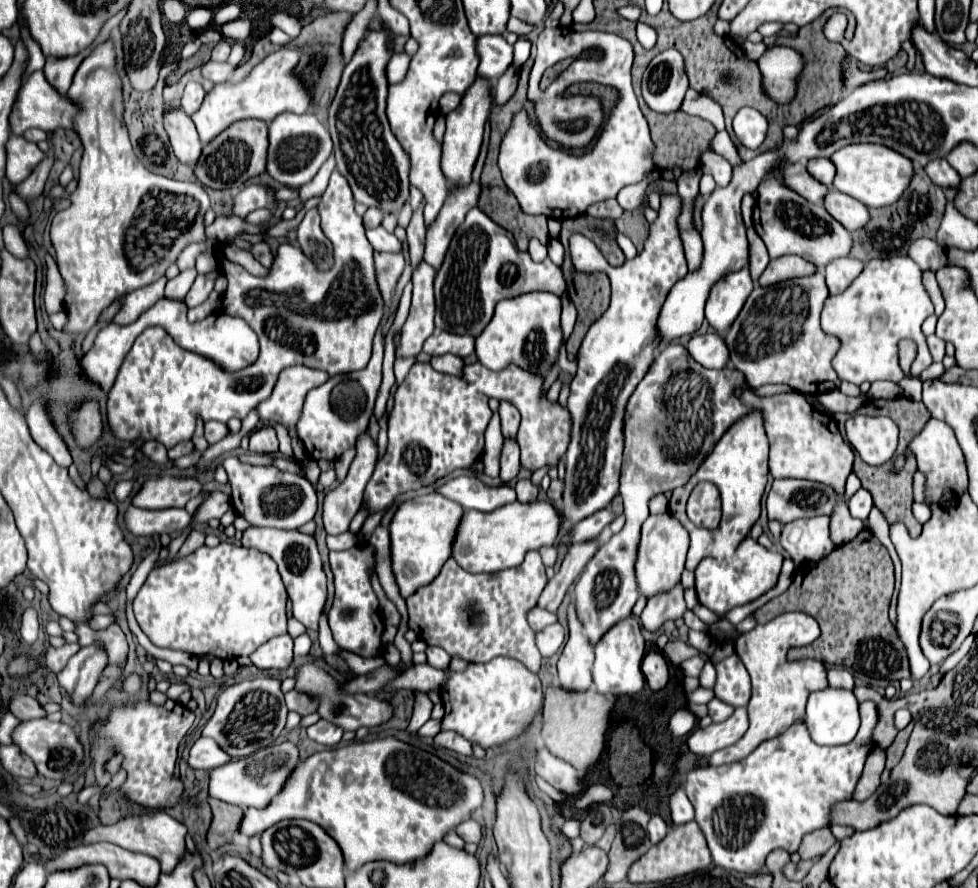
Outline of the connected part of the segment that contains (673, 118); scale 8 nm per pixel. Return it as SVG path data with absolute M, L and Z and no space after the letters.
M646 104L640 106L642 114L648 120L650 126L650 134L652 134L652 142L654 142L654 164L658 164L660 168L672 168L676 164L682 166L682 170L692 170L700 164L700 152L710 150L710 140L716 134L714 126L706 120L682 114L682 112L674 112L674 114L656 114L654 110L650 110Z

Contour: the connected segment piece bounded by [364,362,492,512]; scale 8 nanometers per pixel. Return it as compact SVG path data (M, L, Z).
M414 364L394 394L394 408L388 418L388 450L376 464L376 470L364 492L370 512L384 510L402 492L434 484L438 478L452 474L458 468L470 468L470 464L474 464L484 450L484 432L490 418L492 410L488 408L488 398L466 384L466 380L436 372L430 364Z

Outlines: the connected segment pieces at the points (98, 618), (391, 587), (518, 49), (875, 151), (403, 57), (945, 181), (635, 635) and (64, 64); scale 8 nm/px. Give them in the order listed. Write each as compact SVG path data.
M101 614L93 616L90 619L90 627L93 630L103 630L106 629L109 625L116 621L116 618L113 614Z
M378 524L370 536L370 544L376 548L376 572L378 572L380 584L384 588L386 596L398 606L398 610L402 614L402 622L404 622L406 620L406 604L404 604L404 598L398 594L398 586L394 582L394 574L390 568L390 534L388 534L388 528Z
M518 38L514 44L514 66L520 68L530 56L530 40L528 38Z
M850 144L834 152L830 160L836 166L836 176L834 176L832 186L860 200L868 208L880 208L880 206L894 204L902 196L902 192L908 188L910 178L914 174L912 162L906 156L882 144Z
M400 52L400 54L394 54L388 62L388 68L386 68L386 78L390 84L394 82L400 82L404 76L406 76L406 70L408 70L408 64L410 64L410 56Z
M932 160L924 170L930 176L930 180L934 184L940 184L942 188L958 188L958 184L962 182L958 172L946 160Z
M628 616L626 620L620 620L614 624L596 644L596 660L592 666L594 684L600 694L636 694L644 688L644 674L640 670L644 658L644 636L640 620L634 616Z
M94 46L86 48L86 50L84 50L82 54L78 54L78 56L66 58L66 60L64 60L64 58L58 58L58 60L56 60L56 58L48 58L48 60L46 60L44 76L46 76L46 80L54 86L54 90L56 90L58 94L66 94L66 92L68 92L76 68L80 66L82 58L84 58L92 48L94 48Z

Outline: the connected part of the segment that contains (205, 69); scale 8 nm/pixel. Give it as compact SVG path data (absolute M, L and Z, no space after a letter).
M206 62L204 66L202 66L202 78L206 78L206 80L212 80L214 84L216 82L226 82L230 76L232 76L232 72L234 72L234 66L228 66L226 62Z

